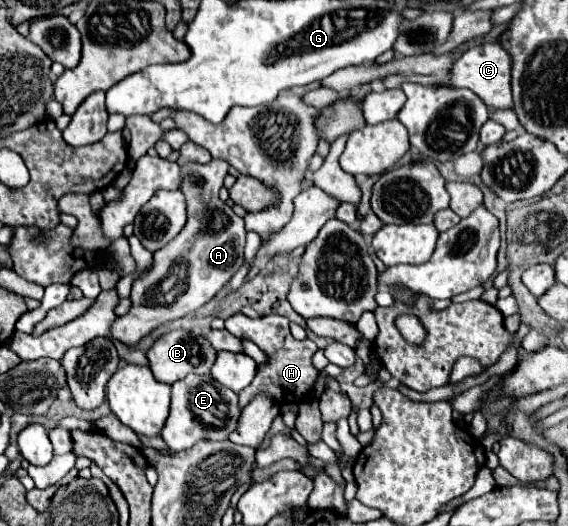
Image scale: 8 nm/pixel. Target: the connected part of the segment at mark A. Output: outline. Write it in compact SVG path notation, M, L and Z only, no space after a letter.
M213 159L209 165L191 163L181 167L181 191L187 199L189 219L183 231L171 243L153 253L151 269L133 281L129 295L131 309L127 315L113 321L113 339L125 345L137 345L157 327L185 317L211 301L241 269L245 261L245 225L243 219L237 217L233 209L219 199L219 189L223 187L223 177L227 175L227 171L229 165L217 159Z

